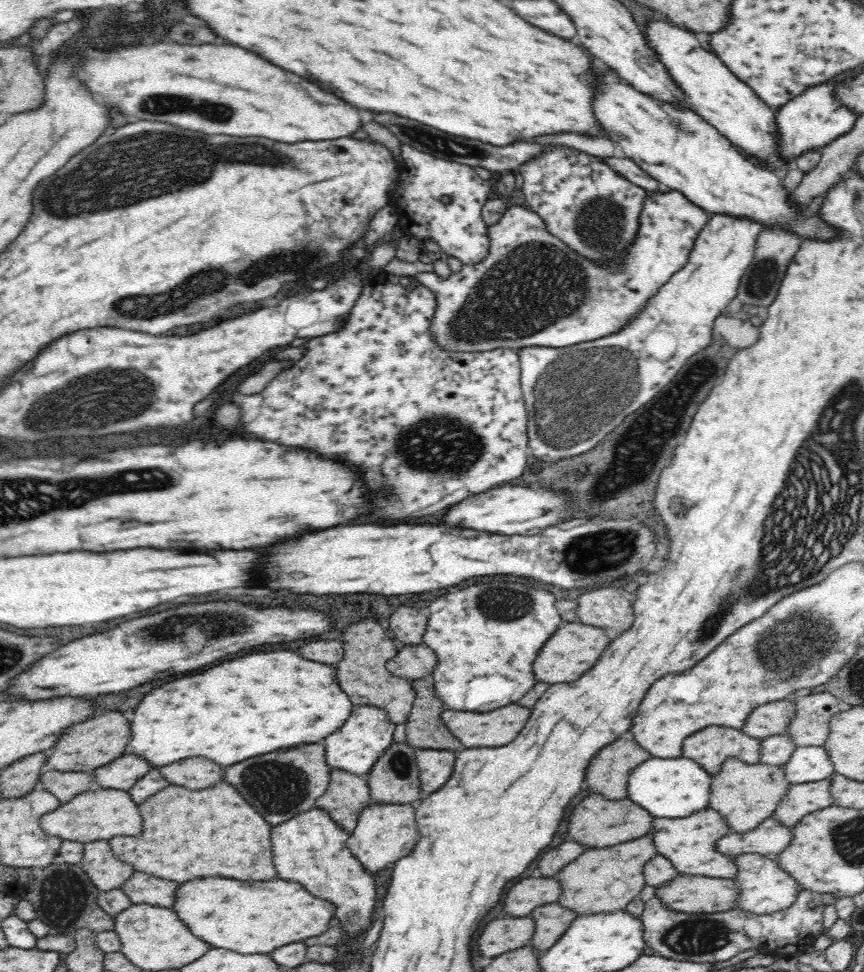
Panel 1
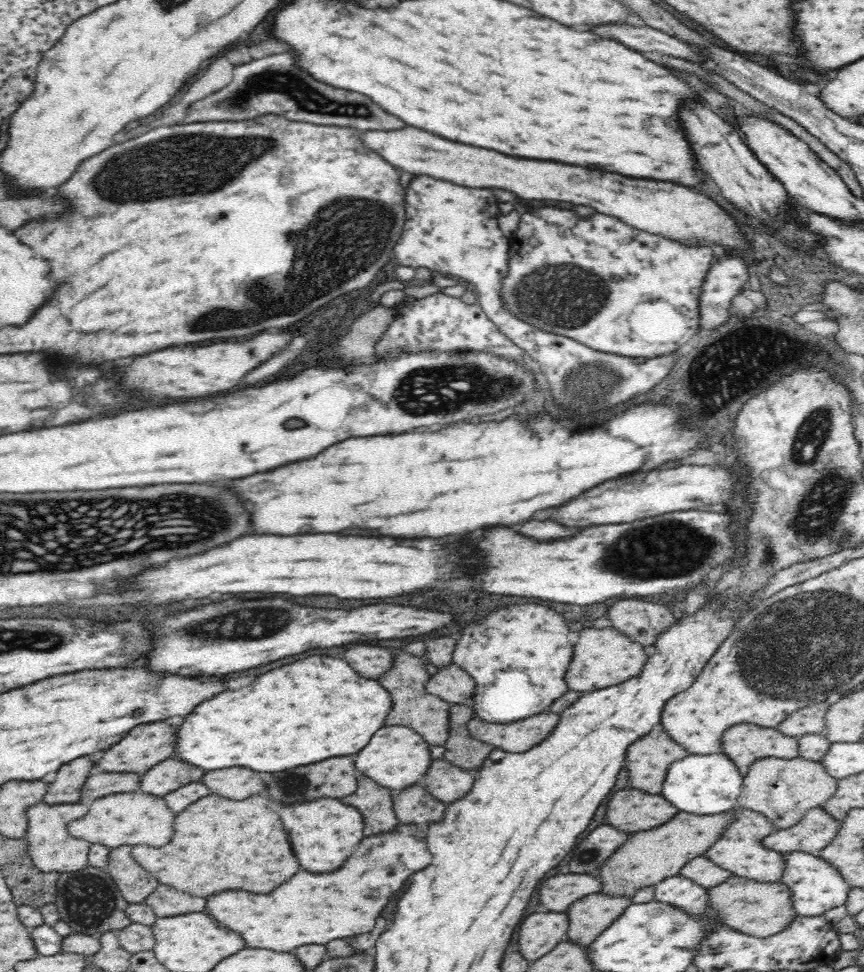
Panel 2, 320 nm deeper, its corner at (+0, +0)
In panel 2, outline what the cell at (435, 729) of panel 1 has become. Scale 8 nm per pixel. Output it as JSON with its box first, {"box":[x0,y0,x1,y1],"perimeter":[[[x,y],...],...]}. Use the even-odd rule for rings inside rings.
{"box":[444,706,497,774],"perimeter":[[[454,706],[450,710],[449,737],[444,744],[445,759],[472,774],[480,770],[489,754],[497,748],[474,738],[469,731],[469,722],[476,719],[470,706]]]}

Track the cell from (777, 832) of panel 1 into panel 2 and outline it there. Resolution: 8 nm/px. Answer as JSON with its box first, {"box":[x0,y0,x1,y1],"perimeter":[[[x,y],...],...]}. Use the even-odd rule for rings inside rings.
{"box":[763,807,840,855],"perimeter":[[[816,807],[810,809],[794,826],[778,828],[769,834],[763,843],[766,848],[784,854],[808,852],[816,855],[833,841],[840,823],[823,807]]]}

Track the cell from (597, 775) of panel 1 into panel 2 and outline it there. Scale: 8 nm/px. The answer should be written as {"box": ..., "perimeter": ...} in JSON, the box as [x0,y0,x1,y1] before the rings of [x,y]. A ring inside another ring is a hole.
{"box":[625,724,688,794],"perimeter":[[[658,724],[626,751],[625,766],[630,775],[630,787],[648,794],[661,794],[669,766],[688,755]]]}

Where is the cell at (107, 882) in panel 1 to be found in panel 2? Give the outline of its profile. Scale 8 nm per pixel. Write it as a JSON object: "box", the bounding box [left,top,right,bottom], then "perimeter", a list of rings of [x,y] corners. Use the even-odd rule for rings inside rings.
{"box":[105,846,159,903],"perimeter":[[[119,846],[110,849],[109,861],[105,871],[116,882],[126,902],[144,903],[159,885],[159,880],[133,857],[133,846]]]}

